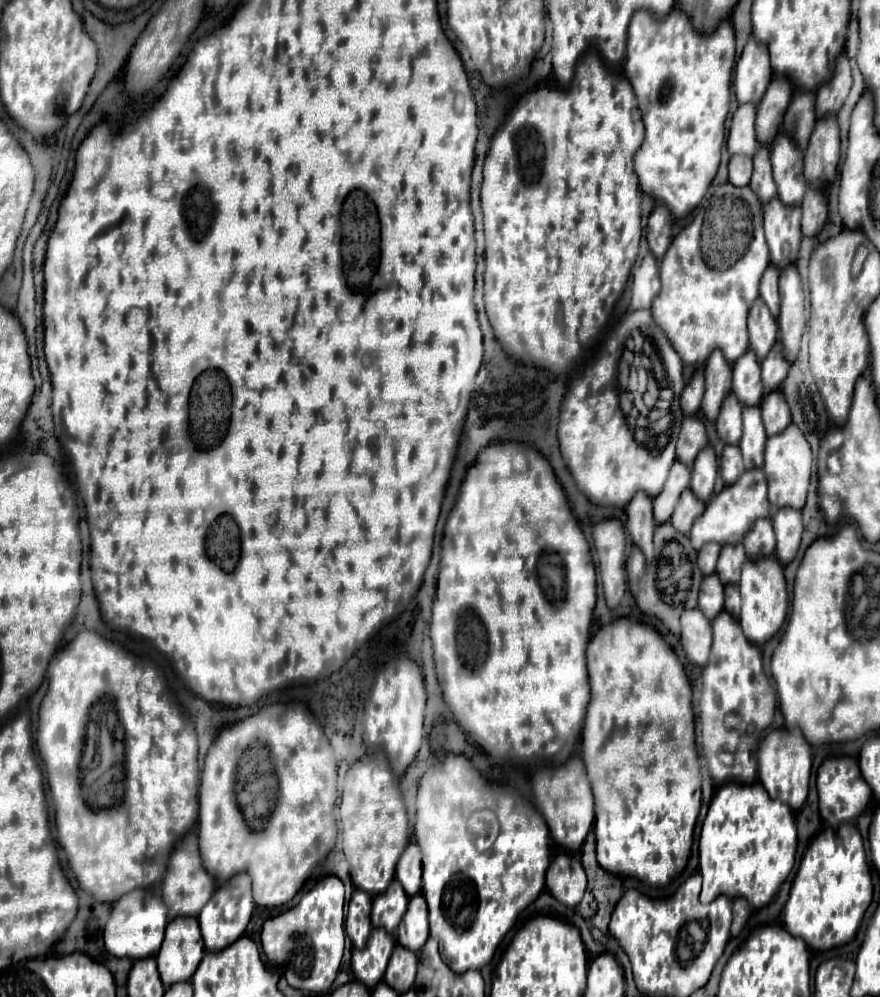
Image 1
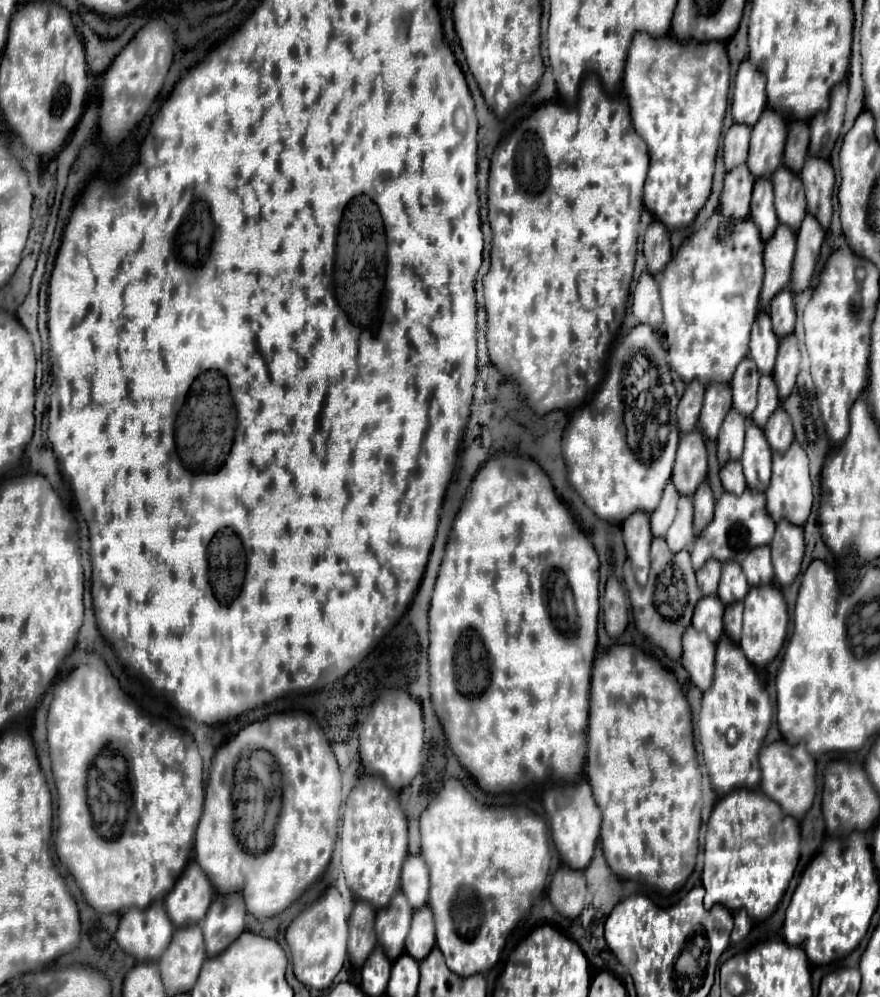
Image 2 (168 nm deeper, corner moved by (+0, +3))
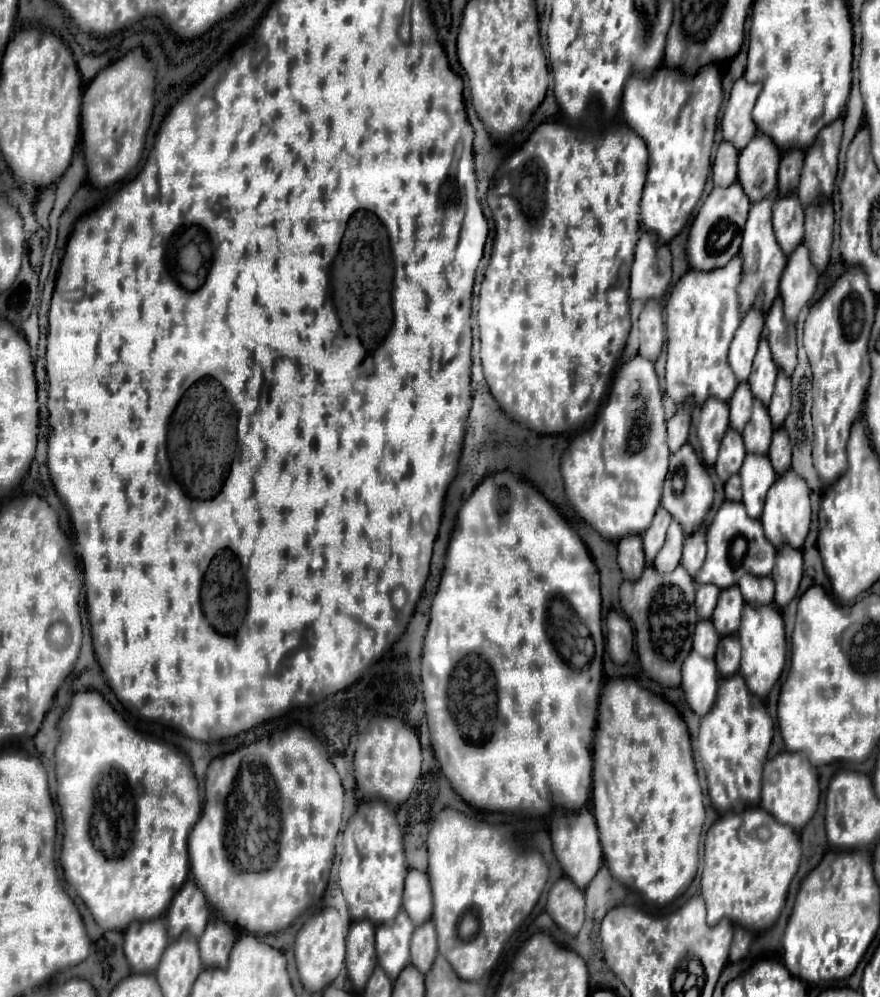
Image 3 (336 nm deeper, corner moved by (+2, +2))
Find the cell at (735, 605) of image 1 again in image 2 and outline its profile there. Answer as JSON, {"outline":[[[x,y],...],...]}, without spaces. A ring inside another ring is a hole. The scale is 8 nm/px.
{"outline":[[[736,601],[732,605],[726,607],[724,613],[724,633],[732,639],[732,641],[740,641],[740,631],[742,631],[742,603]]]}

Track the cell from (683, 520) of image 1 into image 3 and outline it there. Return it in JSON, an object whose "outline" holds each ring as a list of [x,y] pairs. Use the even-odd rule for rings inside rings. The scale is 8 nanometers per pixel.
{"outline":[[[674,520],[668,528],[668,536],[666,536],[666,544],[664,548],[658,552],[656,560],[654,560],[654,568],[660,574],[668,574],[672,572],[682,558],[682,546],[684,546],[684,532],[682,528],[678,528],[678,522]]]}

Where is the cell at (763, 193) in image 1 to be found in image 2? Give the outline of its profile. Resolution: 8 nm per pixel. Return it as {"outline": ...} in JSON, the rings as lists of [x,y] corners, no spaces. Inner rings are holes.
{"outline":[[[756,179],[754,181],[754,193],[752,193],[752,207],[750,215],[754,223],[758,225],[762,239],[770,239],[778,219],[776,219],[776,209],[774,209],[774,191],[772,191],[772,181],[770,179]]]}

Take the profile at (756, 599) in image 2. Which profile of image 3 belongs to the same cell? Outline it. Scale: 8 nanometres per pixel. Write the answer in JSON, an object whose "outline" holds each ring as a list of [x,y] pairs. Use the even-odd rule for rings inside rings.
{"outline":[[[746,604],[738,638],[740,638],[740,646],[742,646],[740,674],[746,680],[748,690],[754,696],[766,700],[786,666],[786,638],[784,638],[784,622],[782,622],[780,612],[772,604],[762,606],[762,608],[750,608]]]}

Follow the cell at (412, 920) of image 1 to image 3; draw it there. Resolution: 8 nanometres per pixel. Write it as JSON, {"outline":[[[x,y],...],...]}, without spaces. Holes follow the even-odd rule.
{"outline":[[[434,922],[422,924],[422,928],[416,928],[412,936],[412,964],[422,972],[428,974],[428,970],[434,964],[434,958],[438,954],[438,942],[436,942],[436,928]]]}

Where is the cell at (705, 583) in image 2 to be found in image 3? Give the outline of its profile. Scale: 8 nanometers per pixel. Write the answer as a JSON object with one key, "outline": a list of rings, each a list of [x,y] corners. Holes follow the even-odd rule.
{"outline":[[[714,584],[698,586],[694,608],[696,608],[696,614],[700,620],[712,620],[712,612],[716,608],[718,596],[720,596],[720,592],[718,592],[718,588],[714,588]]]}

